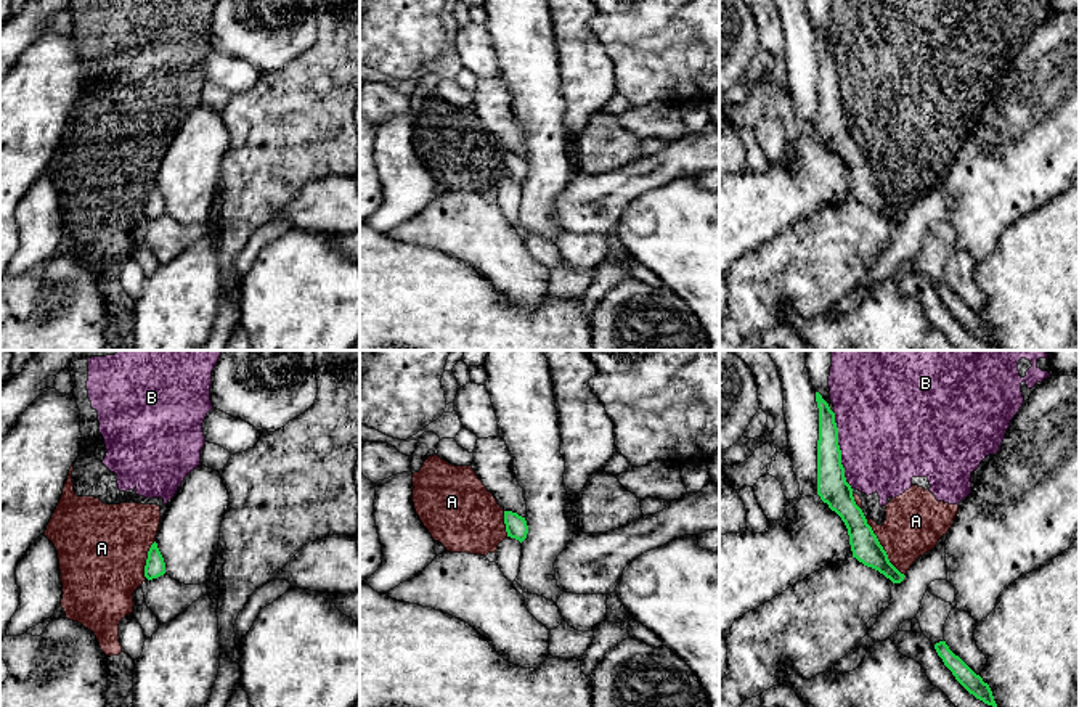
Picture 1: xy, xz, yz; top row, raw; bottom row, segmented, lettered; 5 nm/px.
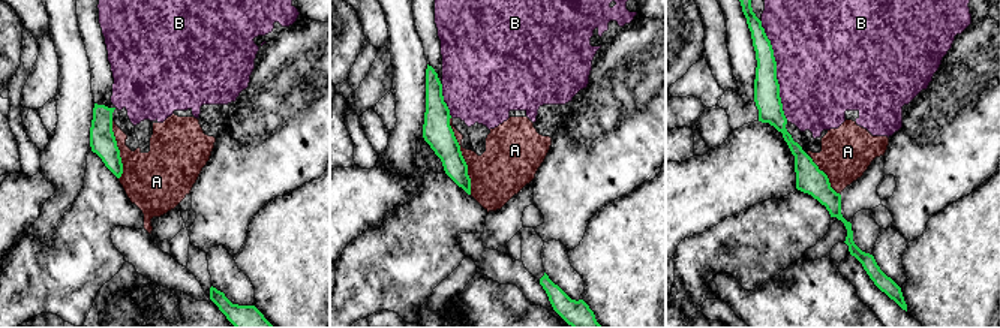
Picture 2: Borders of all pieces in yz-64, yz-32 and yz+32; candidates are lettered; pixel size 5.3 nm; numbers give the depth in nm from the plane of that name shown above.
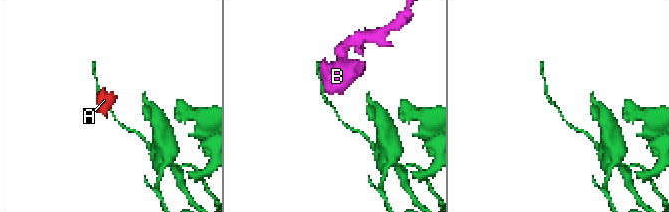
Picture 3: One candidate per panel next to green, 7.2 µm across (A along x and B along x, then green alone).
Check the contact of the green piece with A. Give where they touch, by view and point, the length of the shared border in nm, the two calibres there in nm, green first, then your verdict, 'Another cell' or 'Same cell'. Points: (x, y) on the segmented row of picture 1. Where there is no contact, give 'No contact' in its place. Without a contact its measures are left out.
Touches green at yz (882, 547). Shared border 360 nm. Thickness 150 nm (green) against 300 nm. Another cell

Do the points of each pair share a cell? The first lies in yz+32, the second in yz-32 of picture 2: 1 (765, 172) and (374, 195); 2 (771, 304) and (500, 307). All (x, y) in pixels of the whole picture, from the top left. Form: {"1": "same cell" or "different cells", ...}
{"1": "same cell", "2": "same cell"}

